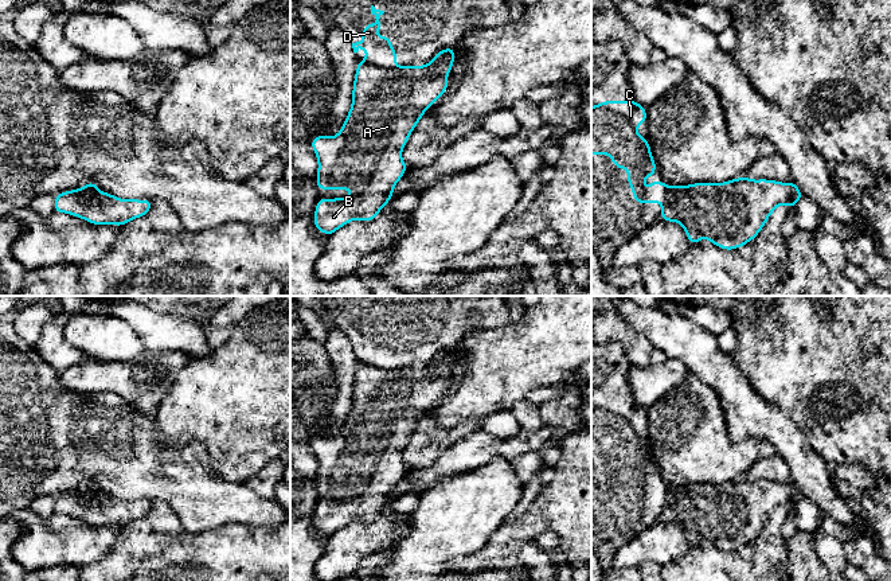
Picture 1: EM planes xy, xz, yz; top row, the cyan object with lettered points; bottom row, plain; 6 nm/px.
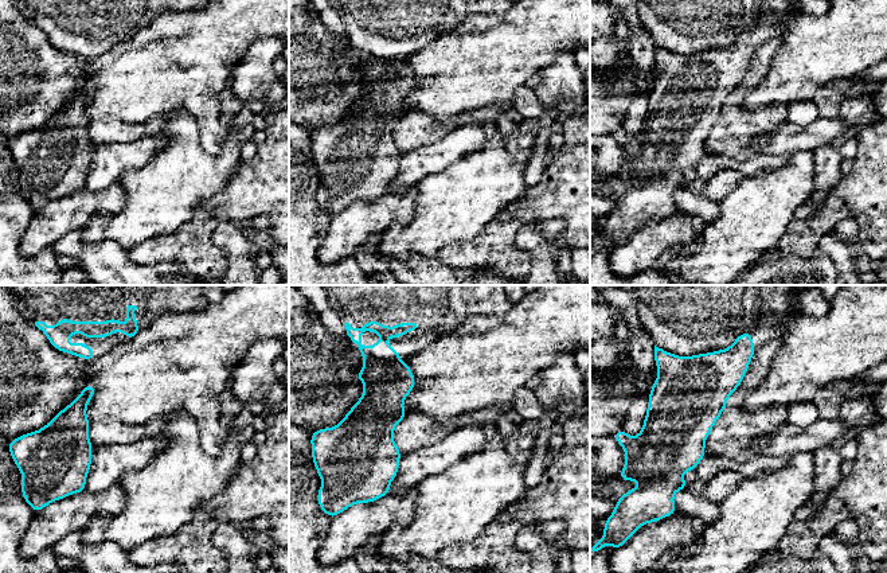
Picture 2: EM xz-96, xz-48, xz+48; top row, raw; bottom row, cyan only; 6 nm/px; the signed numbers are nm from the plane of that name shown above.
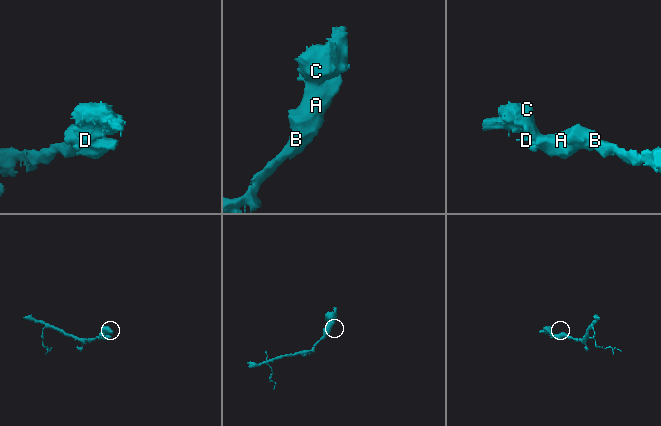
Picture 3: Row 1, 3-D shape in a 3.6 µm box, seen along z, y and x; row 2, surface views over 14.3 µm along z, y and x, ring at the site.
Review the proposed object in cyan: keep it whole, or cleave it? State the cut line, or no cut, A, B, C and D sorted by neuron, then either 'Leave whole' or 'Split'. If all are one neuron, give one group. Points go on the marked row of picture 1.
Split along xz (360, 61), (382, 67), (397, 67). Groups: A B / C D. Split

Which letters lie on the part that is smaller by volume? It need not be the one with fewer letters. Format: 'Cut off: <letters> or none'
Cut off: C, D

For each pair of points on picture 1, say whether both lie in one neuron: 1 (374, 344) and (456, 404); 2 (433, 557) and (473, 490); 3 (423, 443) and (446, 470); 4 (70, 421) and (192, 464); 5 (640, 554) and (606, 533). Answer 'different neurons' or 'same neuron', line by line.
1: different neurons
2: same neuron
3: different neurons
4: same neuron
5: different neurons

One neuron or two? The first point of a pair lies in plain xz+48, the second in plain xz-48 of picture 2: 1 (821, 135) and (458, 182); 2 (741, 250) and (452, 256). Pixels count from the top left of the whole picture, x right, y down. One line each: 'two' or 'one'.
1: two
2: two

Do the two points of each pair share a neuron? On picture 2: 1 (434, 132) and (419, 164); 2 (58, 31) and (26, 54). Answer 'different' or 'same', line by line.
1: different
2: different

